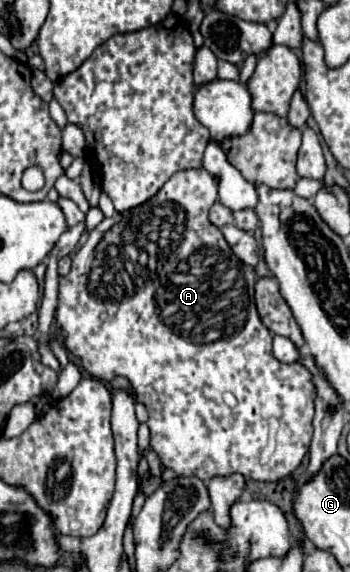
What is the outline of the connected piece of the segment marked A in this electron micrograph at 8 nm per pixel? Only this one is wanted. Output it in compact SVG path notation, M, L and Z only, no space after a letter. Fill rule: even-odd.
M204 168L182 170L182 172L176 172L150 200L146 200L146 204L140 204L130 212L116 212L114 216L104 218L90 232L86 244L74 254L70 272L66 276L60 276L56 324L60 330L62 346L68 348L82 362L84 370L90 376L100 378L104 382L114 380L114 376L124 376L130 380L132 390L136 392L136 400L144 402L150 414L148 418L150 448L158 454L160 462L166 468L174 470L178 476L198 476L204 482L208 482L212 476L228 476L232 472L240 472L244 478L252 478L252 480L274 482L290 476L300 466L304 454L310 448L316 390L312 384L312 374L300 362L284 364L272 356L272 334L260 322L256 304L254 304L256 272L252 266L246 266L230 252L230 246L224 240L220 228L210 224L208 220L208 210L216 202L216 198L218 198L216 180Z

